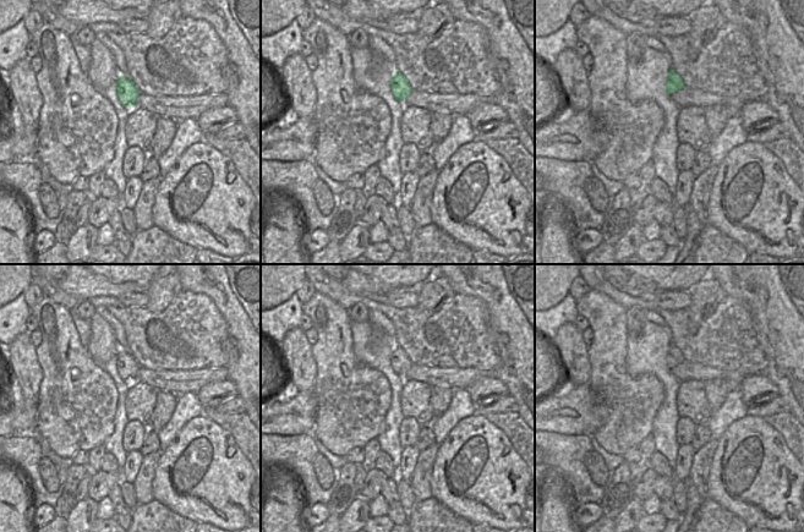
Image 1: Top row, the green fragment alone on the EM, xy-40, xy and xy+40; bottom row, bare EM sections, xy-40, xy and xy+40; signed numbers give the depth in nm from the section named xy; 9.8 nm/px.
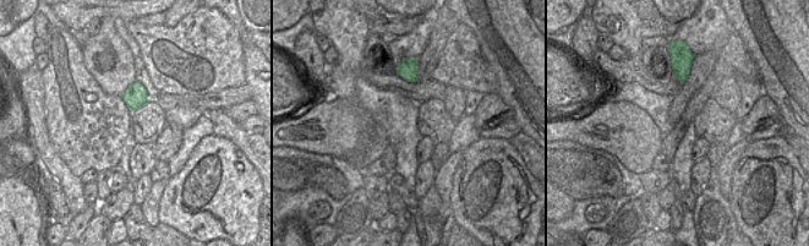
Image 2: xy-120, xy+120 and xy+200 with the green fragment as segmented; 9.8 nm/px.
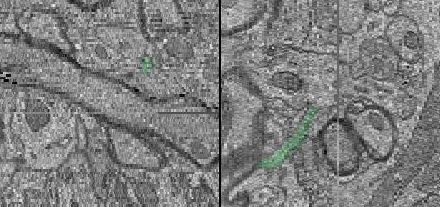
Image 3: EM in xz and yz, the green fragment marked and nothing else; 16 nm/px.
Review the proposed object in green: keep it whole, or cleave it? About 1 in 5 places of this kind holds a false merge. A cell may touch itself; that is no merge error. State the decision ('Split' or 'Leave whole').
Leave whole.

